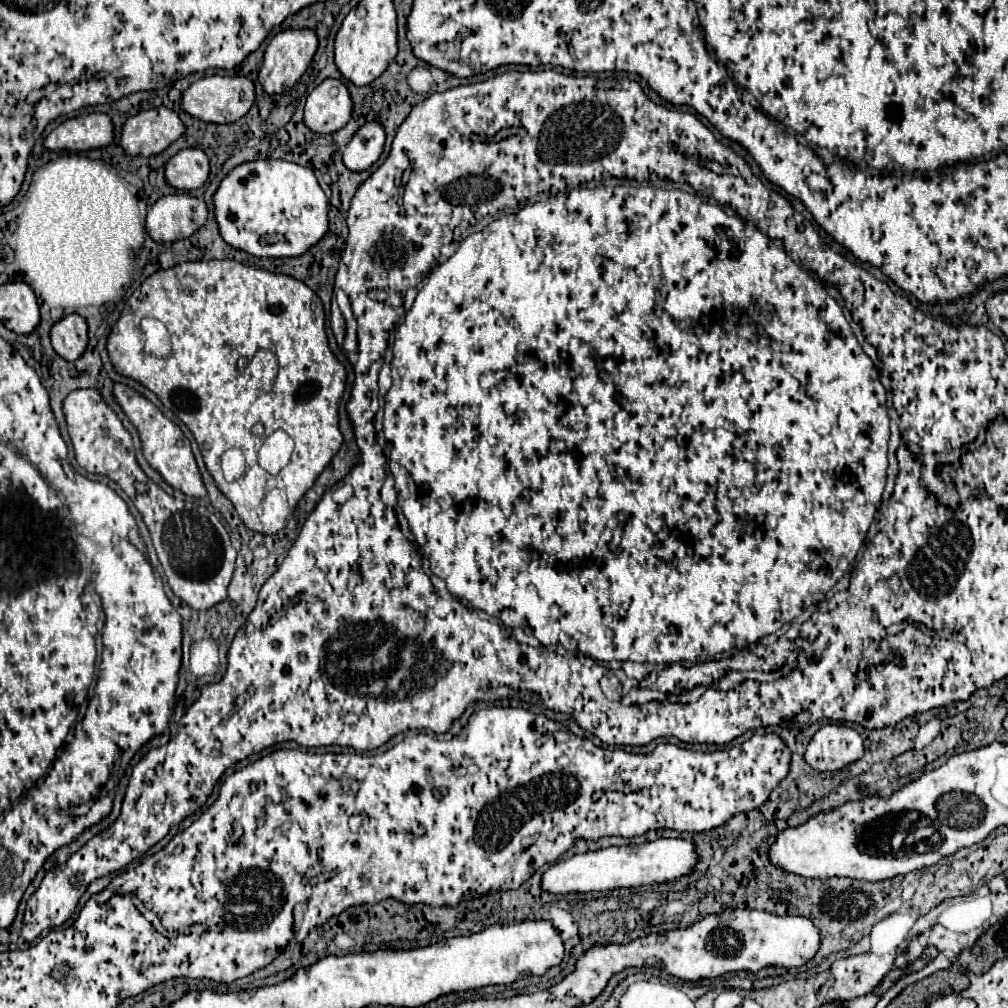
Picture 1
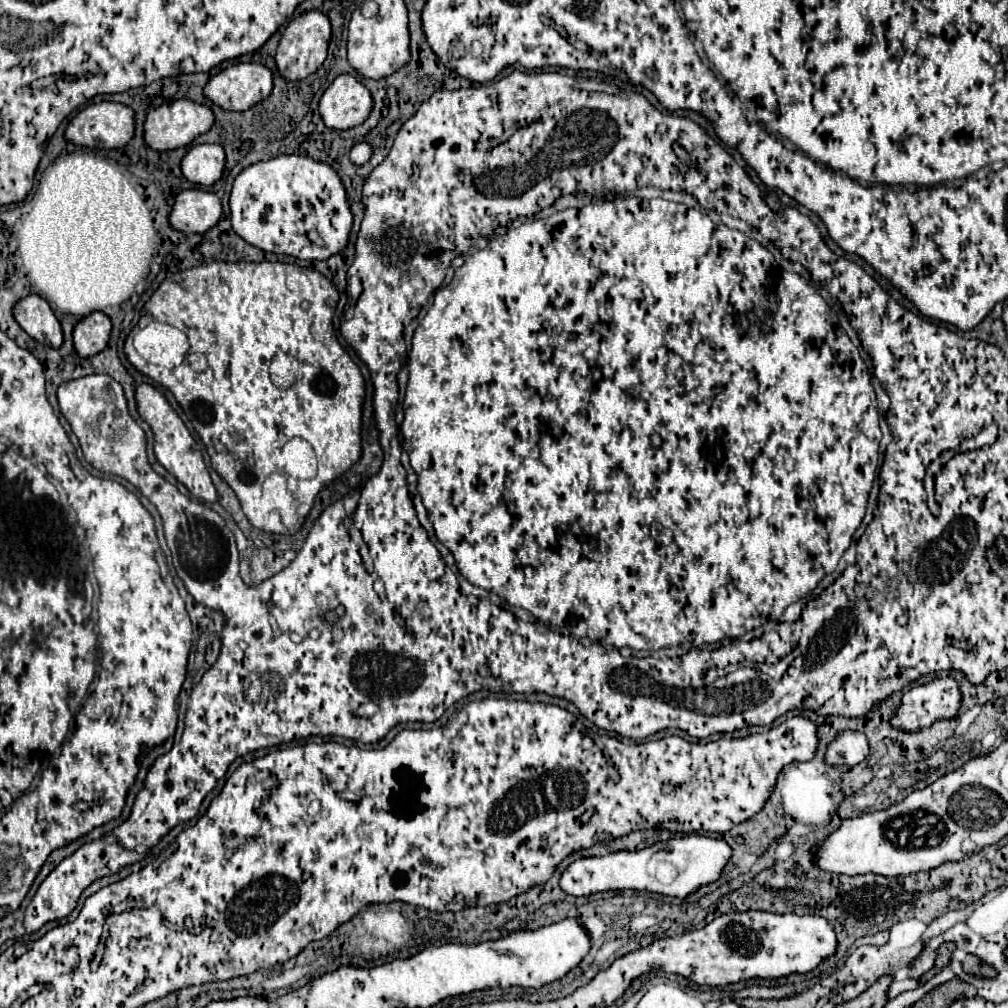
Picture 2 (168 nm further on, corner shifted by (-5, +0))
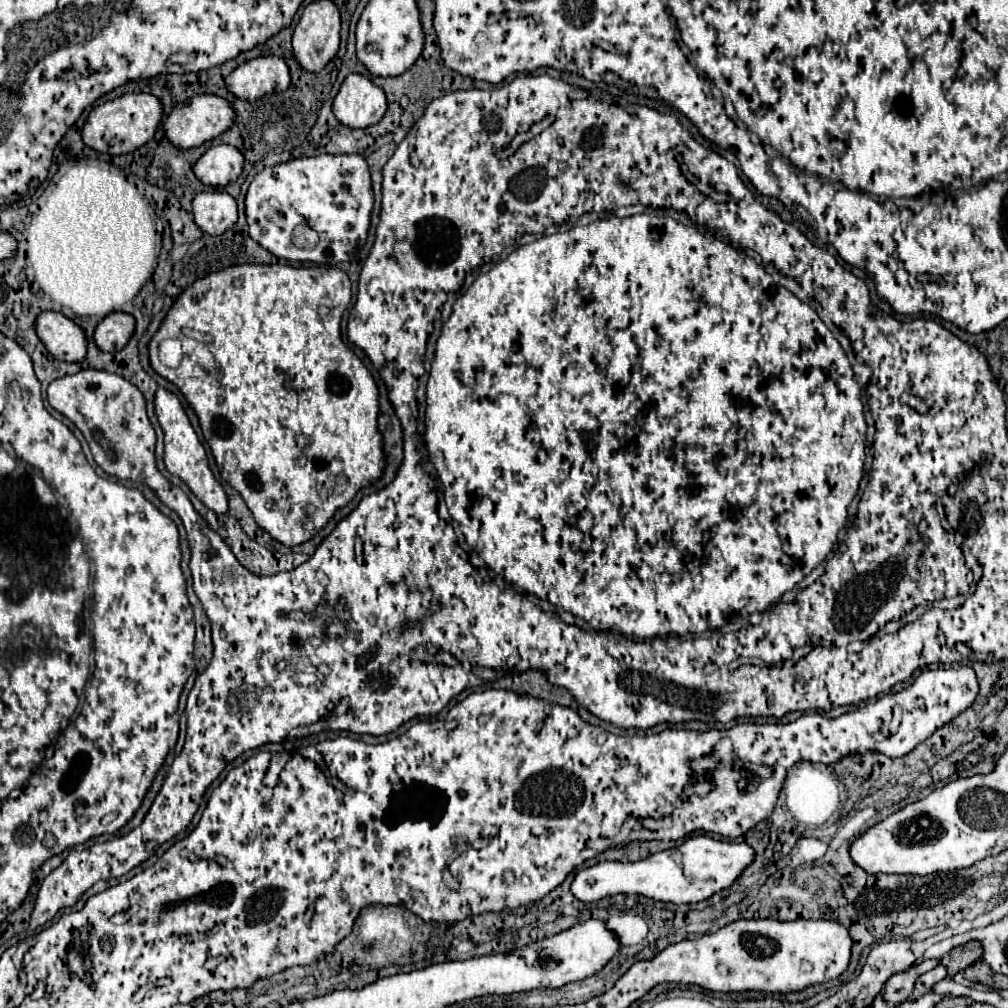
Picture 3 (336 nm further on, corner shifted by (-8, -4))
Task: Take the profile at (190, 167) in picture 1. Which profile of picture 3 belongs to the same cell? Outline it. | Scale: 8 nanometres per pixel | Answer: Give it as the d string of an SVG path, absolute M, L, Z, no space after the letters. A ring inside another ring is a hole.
M219 144L209 148L193 166L195 176L215 188L223 188L229 182L235 182L243 172L243 154L229 144Z

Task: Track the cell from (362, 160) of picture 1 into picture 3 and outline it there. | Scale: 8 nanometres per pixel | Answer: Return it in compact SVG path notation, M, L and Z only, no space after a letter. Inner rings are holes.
M321 154L311 158L297 158L285 164L263 168L249 186L245 198L245 214L249 224L249 236L265 250L279 258L335 264L345 262L357 254L365 244L369 232L369 218L373 210L373 186L369 166L359 154Z

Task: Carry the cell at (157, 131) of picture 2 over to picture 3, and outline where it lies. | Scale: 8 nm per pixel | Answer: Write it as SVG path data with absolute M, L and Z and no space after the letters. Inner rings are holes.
M213 94L205 96L195 96L189 104L177 104L173 112L163 120L163 128L167 138L177 146L177 148L193 148L201 146L219 134L223 134L235 120L235 110L229 100Z

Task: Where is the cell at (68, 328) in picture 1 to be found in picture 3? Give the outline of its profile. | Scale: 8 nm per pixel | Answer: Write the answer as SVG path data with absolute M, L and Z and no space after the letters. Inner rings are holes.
M111 312L99 322L95 330L95 342L103 352L117 352L127 346L133 332L135 332L135 318L131 314Z

